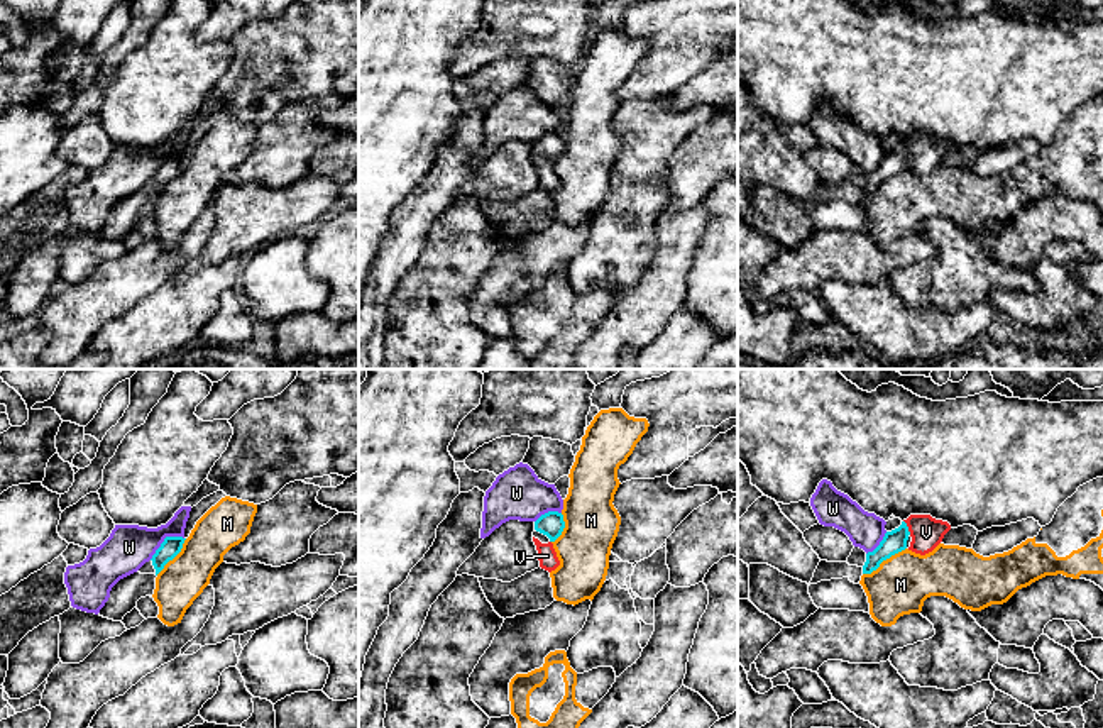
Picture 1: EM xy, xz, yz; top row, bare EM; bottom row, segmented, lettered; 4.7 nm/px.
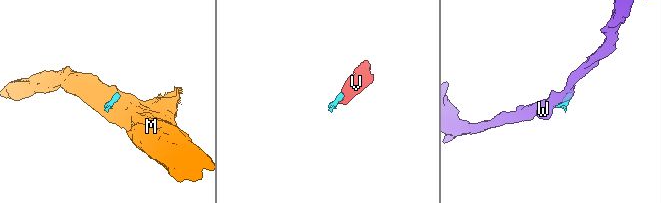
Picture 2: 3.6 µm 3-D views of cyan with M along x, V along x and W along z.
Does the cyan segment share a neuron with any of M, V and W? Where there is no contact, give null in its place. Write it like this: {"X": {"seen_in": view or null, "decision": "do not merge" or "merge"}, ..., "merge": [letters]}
{"M": {"seen_in": "yz", "decision": "do not merge"}, "V": {"seen_in": "yz", "decision": "merge"}, "W": {"seen_in": "xy", "decision": "do not merge"}, "merge": ["V"]}

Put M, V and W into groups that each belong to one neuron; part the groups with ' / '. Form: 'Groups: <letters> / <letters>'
Groups: M / V / W

